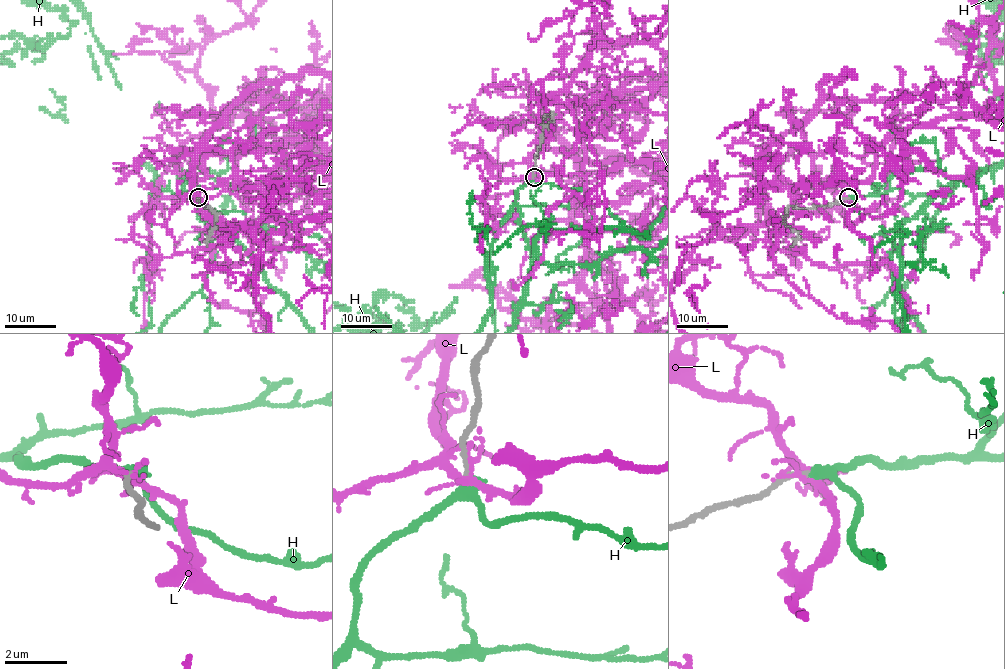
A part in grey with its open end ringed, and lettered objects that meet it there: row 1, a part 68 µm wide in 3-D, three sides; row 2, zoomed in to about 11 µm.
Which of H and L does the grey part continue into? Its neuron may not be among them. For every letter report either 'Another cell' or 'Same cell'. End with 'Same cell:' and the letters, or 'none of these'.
H: Same cell
L: Another cell
Same cell: H

